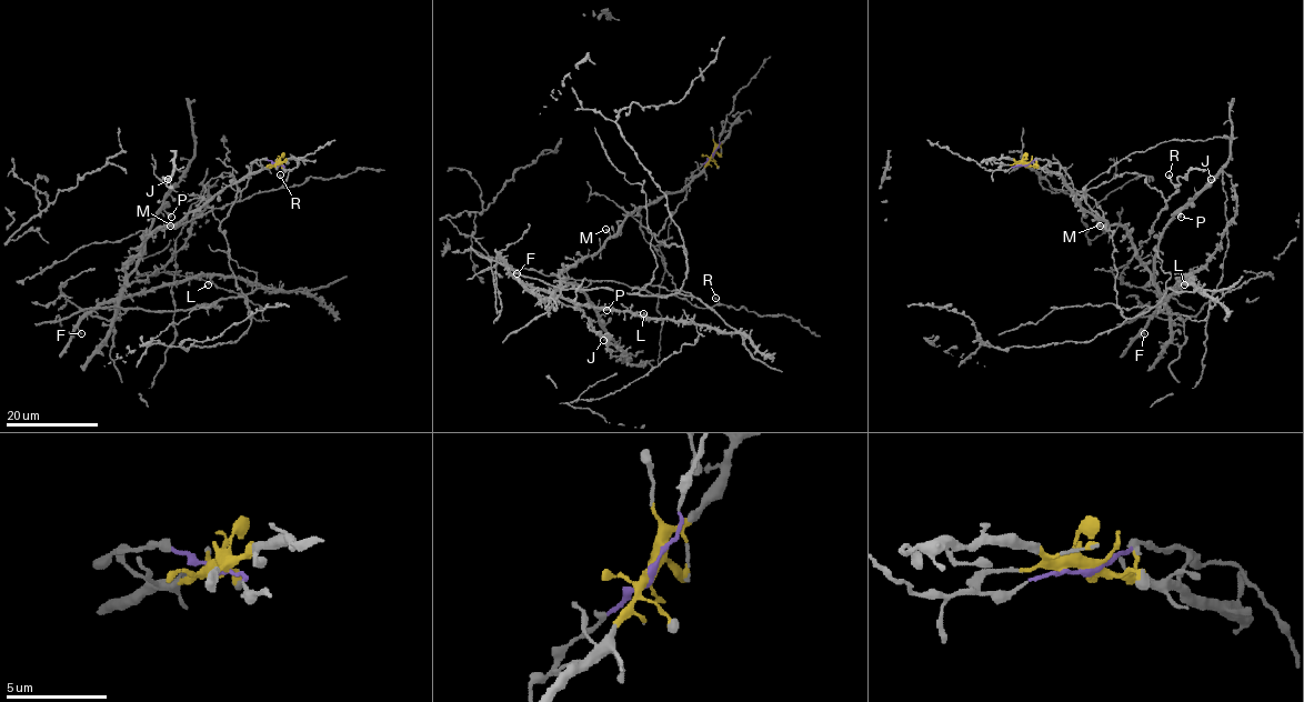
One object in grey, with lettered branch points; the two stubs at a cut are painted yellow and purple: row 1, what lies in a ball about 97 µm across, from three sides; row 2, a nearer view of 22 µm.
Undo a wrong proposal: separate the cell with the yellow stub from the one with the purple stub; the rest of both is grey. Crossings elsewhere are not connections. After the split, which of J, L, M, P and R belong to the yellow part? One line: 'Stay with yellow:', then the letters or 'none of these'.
Stay with yellow: J, M, P

